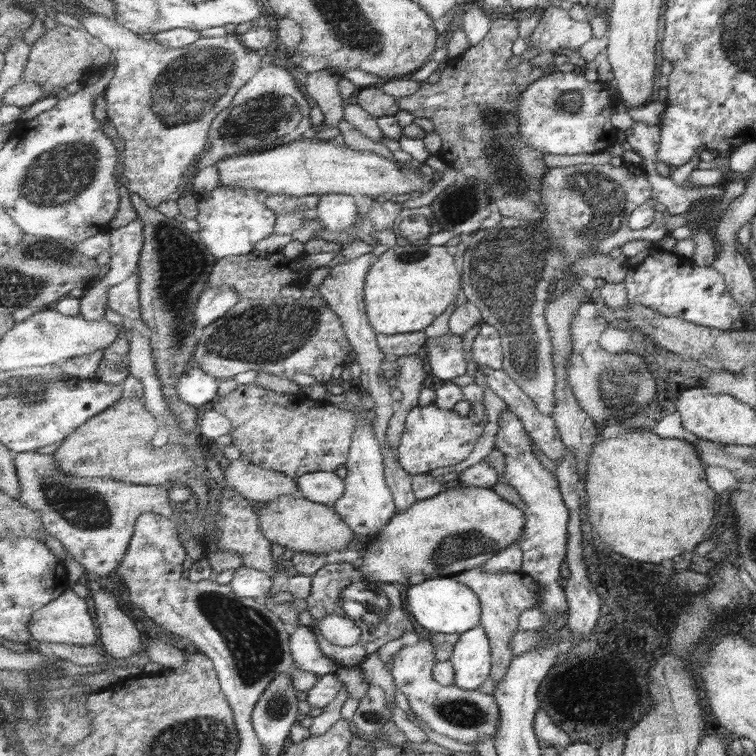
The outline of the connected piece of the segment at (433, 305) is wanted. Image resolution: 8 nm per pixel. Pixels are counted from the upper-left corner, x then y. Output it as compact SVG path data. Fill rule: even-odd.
M409 242L404 246L389 248L372 265L365 281L365 304L369 322L378 334L387 336L424 332L453 303L461 300L463 288L460 263L453 254L449 254L447 246L420 246Z

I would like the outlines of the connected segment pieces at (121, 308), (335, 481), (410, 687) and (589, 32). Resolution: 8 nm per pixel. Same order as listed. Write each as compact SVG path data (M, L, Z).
M133 274L129 280L113 286L109 290L109 302L111 308L129 318L137 319L141 316L139 275Z
M315 472L300 476L296 480L298 492L292 496L295 498L306 498L311 502L318 502L332 506L346 492L346 485L343 478L340 478L336 472Z
M421 639L414 645L403 647L394 658L391 674L399 690L406 695L411 710L428 728L458 742L475 744L475 742L483 742L485 738L493 739L499 730L499 722L501 722L501 711L499 711L499 703L497 703L494 693L484 694L478 689L465 690L455 684L441 684L434 676L435 663L437 663L435 650L431 639Z
M551 6L543 12L545 16L541 24L533 32L533 36L525 40L527 46L532 46L539 52L559 49L578 51L595 36L589 20L573 20L568 10Z

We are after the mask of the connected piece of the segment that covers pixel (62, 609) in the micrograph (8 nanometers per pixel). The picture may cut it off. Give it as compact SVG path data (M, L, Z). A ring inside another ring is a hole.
M70 586L61 597L39 609L30 623L30 632L33 643L51 642L72 645L93 645L99 640L99 628L95 624L95 618L89 612L89 604L85 597L73 592Z

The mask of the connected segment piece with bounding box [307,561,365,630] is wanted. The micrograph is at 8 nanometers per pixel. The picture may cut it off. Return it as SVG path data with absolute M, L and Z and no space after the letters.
M355 562L329 563L318 570L312 580L311 596L307 598L308 610L314 620L314 630L320 624L322 618L330 614L343 614L339 604L341 604L341 592L349 588L355 582L365 580L365 574L359 570L359 564Z

